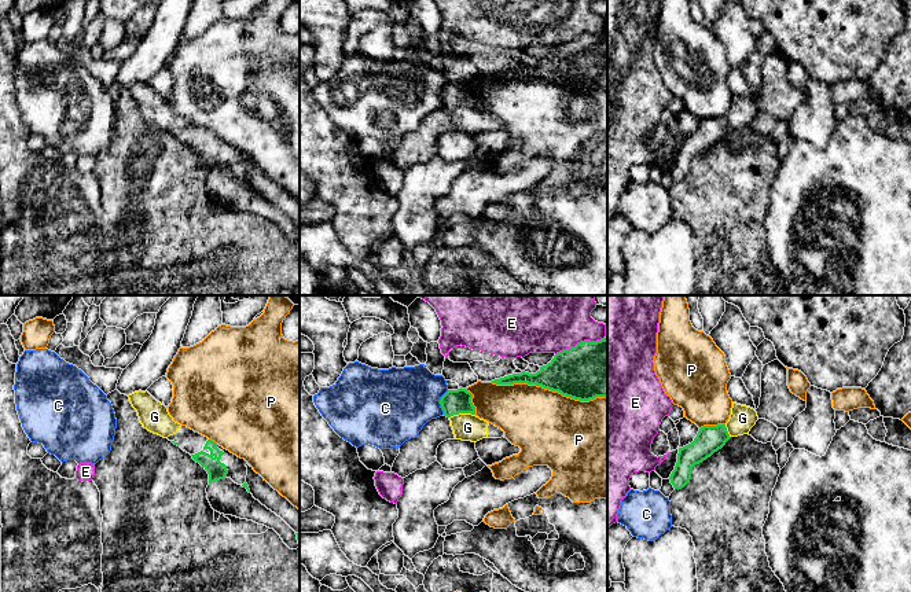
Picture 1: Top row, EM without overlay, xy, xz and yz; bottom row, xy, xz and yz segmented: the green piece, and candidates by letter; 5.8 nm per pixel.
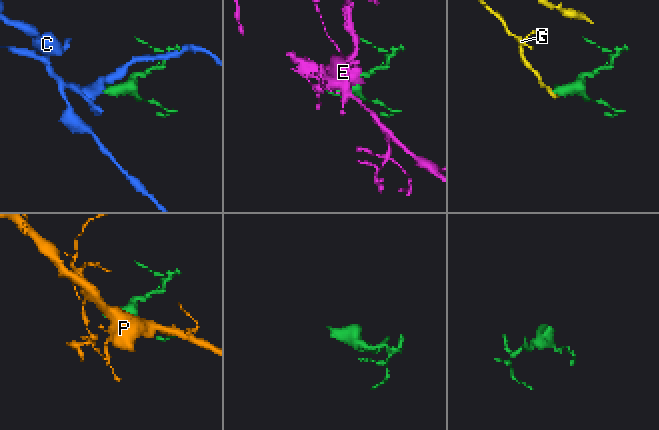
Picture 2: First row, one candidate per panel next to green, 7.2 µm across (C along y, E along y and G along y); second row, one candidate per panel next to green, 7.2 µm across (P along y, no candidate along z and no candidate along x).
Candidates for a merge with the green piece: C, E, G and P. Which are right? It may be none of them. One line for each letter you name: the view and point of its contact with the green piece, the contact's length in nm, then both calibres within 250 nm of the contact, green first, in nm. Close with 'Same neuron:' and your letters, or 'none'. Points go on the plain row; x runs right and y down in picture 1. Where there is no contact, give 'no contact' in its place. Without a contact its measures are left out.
G: xz (462, 105) | 150 nm | 140/160 nm
Same neuron: G

